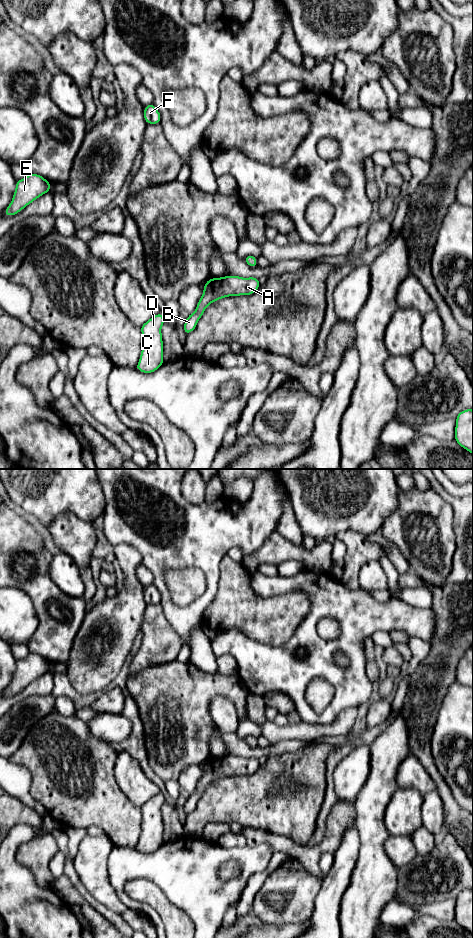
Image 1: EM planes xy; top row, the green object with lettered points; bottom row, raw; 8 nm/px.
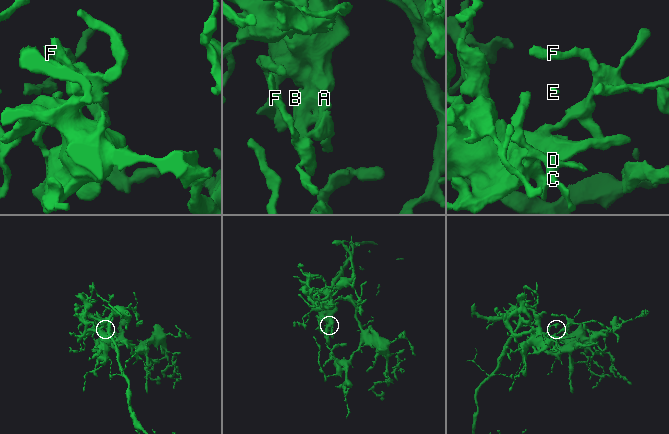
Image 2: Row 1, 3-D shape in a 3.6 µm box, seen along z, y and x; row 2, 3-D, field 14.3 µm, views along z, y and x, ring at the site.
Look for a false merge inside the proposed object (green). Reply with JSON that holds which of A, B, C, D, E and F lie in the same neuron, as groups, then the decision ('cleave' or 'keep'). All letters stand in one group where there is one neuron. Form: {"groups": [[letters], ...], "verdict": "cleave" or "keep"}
{"groups": [["A", "B", "C", "D", "E", "F"]], "verdict": "keep"}

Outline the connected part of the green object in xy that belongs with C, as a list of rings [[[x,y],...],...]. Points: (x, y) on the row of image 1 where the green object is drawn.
[[[158,313],[140,327],[142,351],[136,369],[143,373],[153,373],[164,363],[161,333],[164,323],[164,316]]]

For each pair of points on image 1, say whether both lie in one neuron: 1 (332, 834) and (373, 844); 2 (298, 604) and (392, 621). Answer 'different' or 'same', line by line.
1: different
2: different

